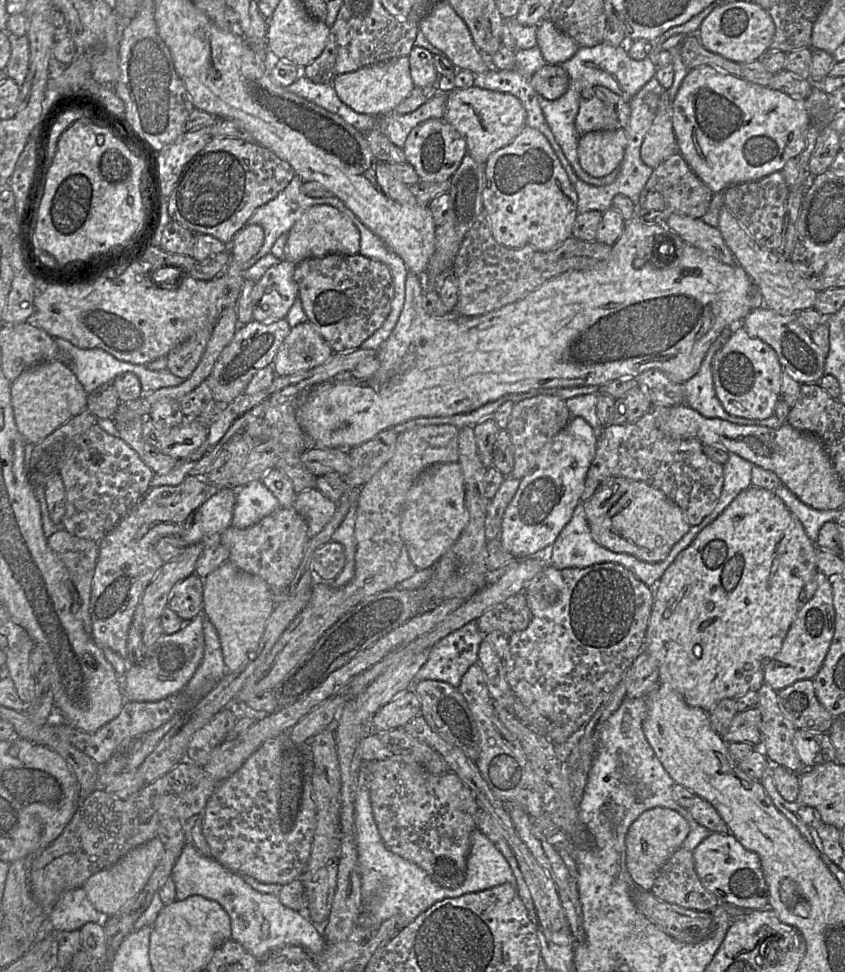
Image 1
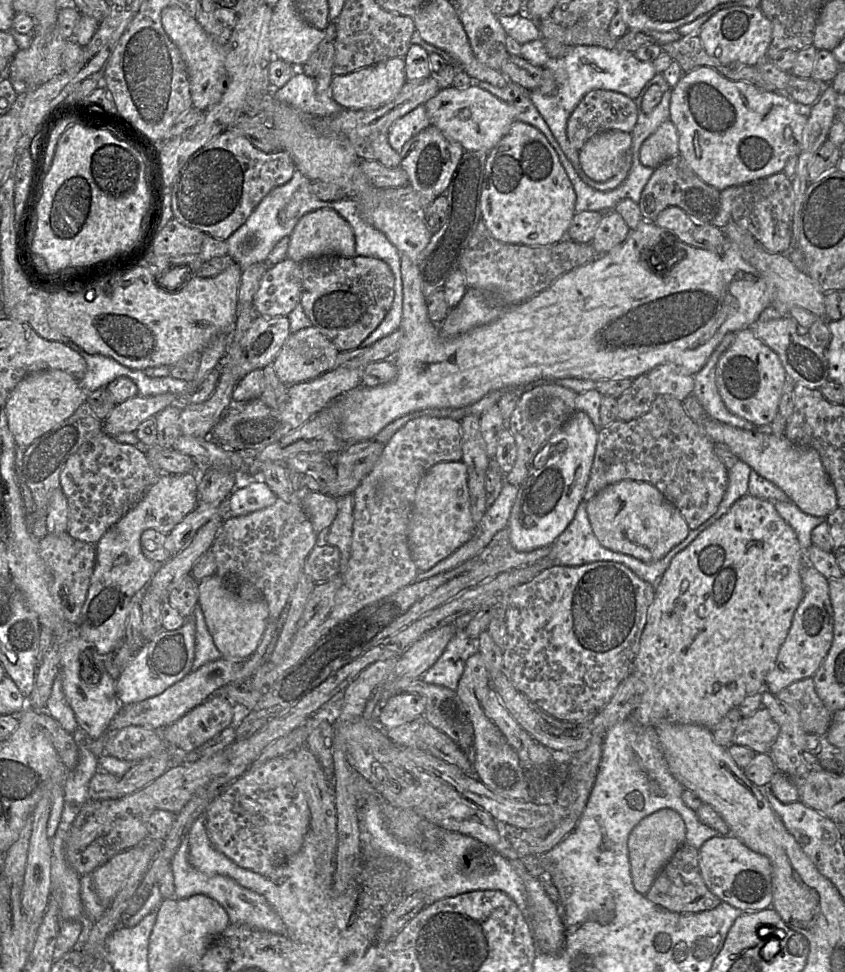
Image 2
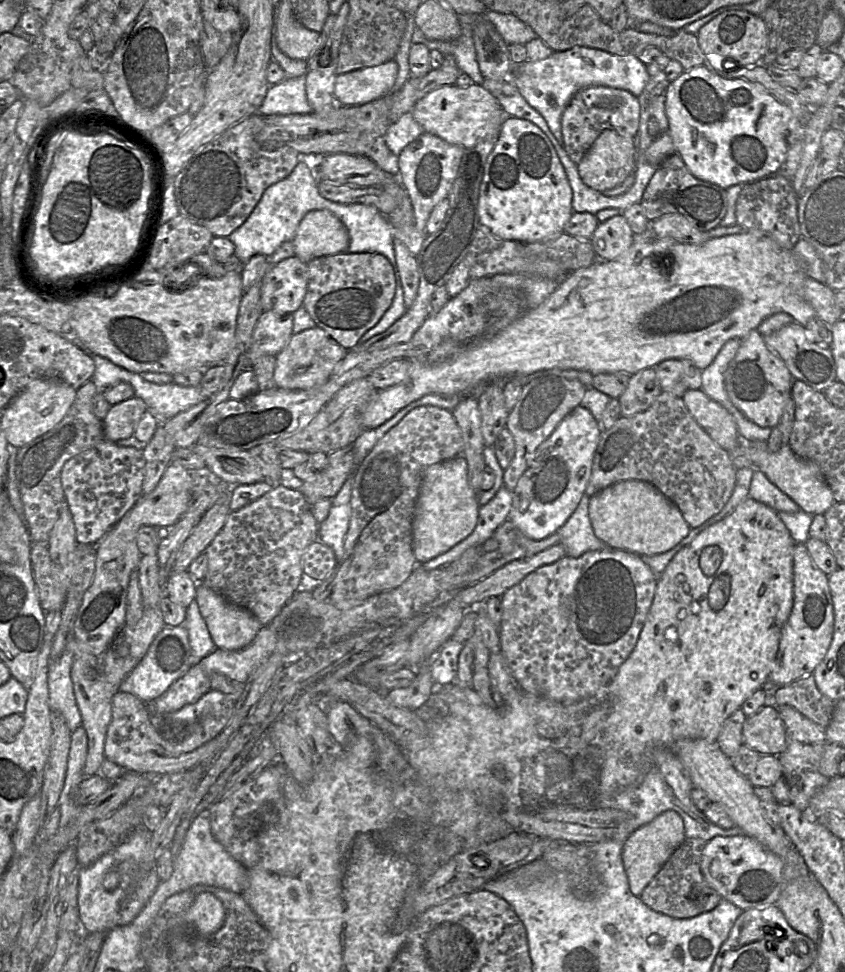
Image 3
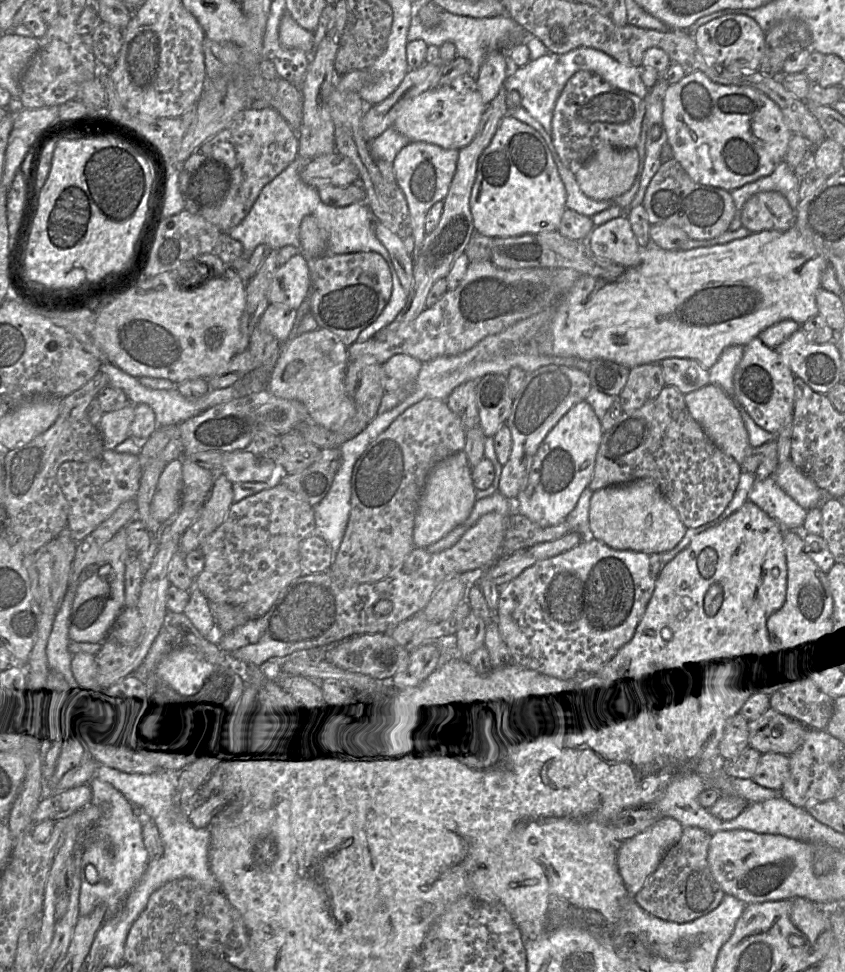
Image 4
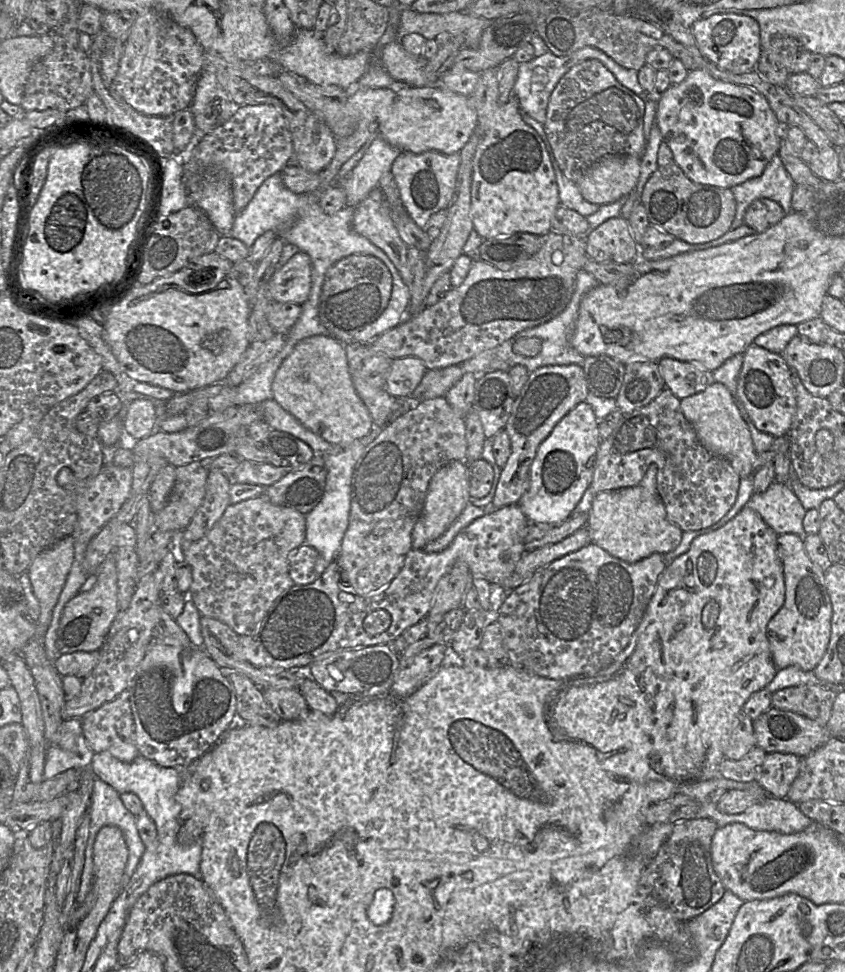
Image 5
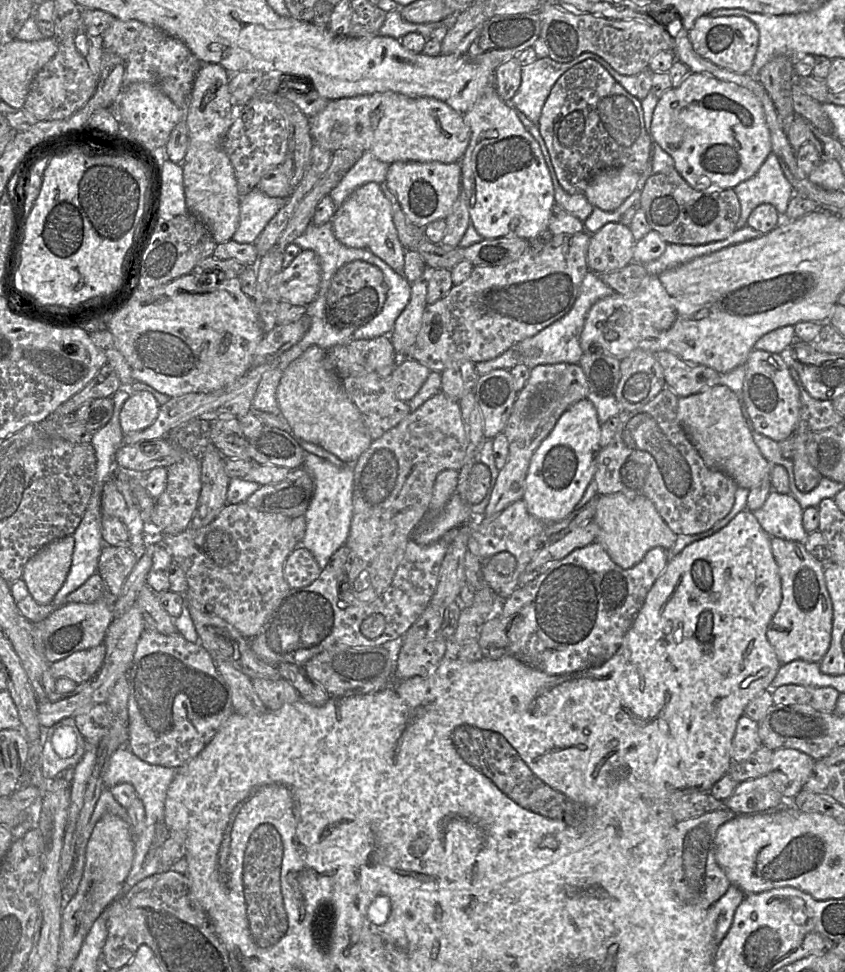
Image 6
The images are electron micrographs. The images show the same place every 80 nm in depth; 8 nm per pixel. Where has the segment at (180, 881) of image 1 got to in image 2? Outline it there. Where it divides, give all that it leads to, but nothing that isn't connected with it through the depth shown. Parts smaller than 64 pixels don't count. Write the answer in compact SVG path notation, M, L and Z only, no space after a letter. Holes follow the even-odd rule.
M184 836L176 849L171 861L171 869L174 876L176 898L183 899L195 894L207 895L215 899L226 910L230 923L244 924L251 928L285 935L284 922L262 894L241 886L228 876L201 872L190 863L187 836Z

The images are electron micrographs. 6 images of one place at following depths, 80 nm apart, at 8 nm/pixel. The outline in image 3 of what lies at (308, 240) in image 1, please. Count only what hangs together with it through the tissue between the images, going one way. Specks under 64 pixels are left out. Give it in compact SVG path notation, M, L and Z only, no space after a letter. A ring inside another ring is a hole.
M312 210L300 221L292 240L294 254L303 262L345 253L349 234L341 220L328 210Z

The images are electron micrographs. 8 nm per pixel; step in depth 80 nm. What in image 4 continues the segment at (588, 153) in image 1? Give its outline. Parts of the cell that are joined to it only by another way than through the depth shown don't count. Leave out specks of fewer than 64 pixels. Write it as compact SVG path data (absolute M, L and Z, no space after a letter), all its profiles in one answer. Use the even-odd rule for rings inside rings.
M609 144L599 146L590 160L576 173L581 191L593 200L611 200L626 193L639 174L640 158L636 148L616 149Z

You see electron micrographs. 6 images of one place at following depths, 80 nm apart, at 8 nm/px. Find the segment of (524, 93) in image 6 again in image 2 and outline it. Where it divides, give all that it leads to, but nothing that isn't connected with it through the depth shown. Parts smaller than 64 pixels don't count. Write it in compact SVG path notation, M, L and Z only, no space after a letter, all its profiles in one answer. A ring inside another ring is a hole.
M575 45L561 58L549 58L544 64L555 76L557 92L547 95L539 90L530 91L531 101L549 126L552 134L561 146L563 152L573 165L584 183L598 191L611 191L617 188L627 177L630 170L630 157L625 158L619 173L606 182L596 182L590 179L581 169L579 151L570 144L567 133L567 121L586 93L592 89L603 89L618 92L635 100L645 84L655 75L656 70L652 62L640 61L632 52L625 50L606 49L597 45Z

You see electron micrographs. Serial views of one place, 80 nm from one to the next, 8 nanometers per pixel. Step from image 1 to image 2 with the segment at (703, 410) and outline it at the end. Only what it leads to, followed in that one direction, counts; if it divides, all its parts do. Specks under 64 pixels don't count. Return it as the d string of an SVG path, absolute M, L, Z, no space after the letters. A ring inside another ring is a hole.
M728 332L713 351L706 364L694 375L692 394L702 405L710 418L725 424L760 433L771 433L771 425L755 425L752 422L730 412L725 406L716 384L716 367L721 355L736 339L736 332Z

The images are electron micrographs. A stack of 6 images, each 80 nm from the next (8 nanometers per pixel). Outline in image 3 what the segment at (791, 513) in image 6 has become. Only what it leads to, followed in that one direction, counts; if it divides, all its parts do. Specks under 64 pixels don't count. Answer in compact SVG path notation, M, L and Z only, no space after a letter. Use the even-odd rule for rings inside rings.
M754 470L749 489L749 497L766 504L776 512L796 513L803 511L760 470Z

